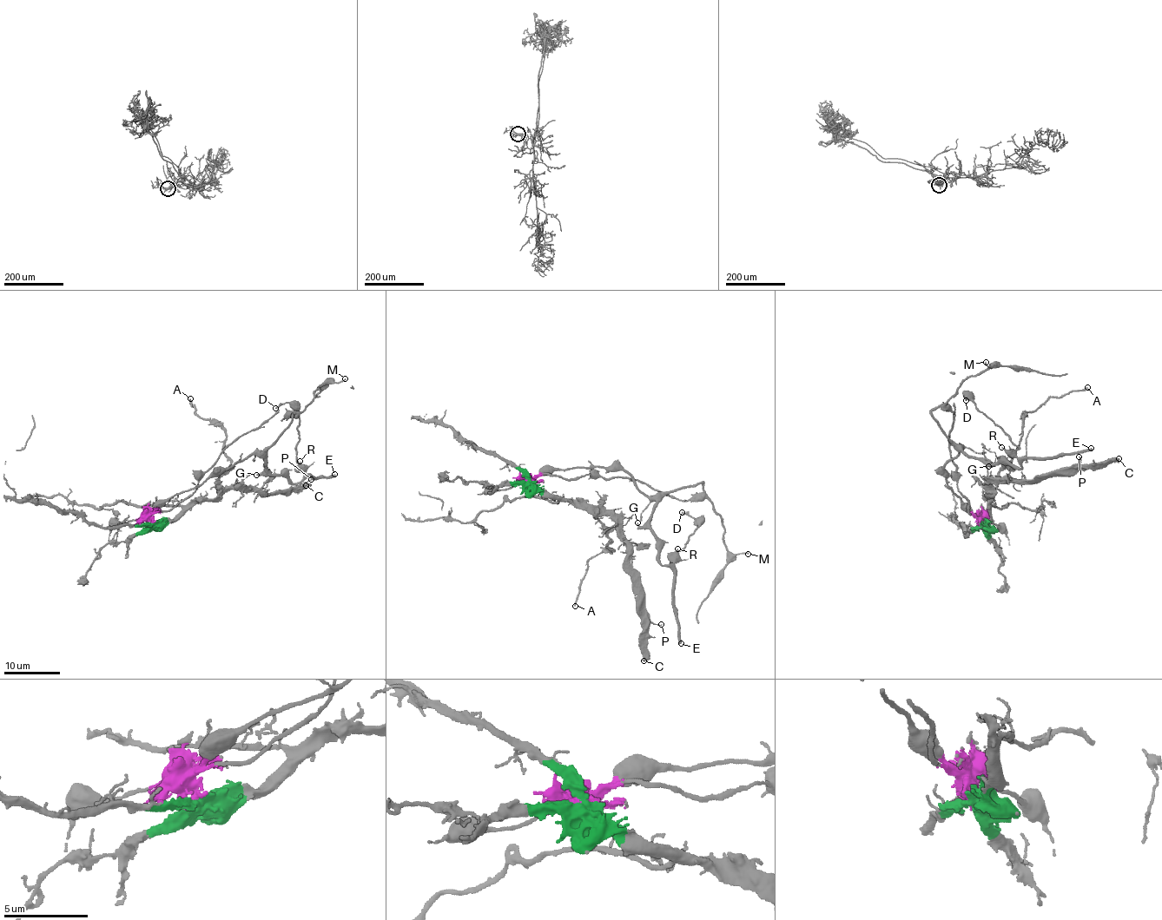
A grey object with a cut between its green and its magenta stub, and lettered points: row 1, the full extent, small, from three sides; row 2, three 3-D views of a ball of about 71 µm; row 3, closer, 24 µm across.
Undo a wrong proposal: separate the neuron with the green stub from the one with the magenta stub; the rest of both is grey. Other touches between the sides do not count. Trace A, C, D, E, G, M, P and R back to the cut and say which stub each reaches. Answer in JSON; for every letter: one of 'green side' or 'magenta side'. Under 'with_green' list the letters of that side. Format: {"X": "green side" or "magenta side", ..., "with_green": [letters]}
{"A": "green side", "C": "green side", "D": "magenta side", "E": "magenta side", "G": "magenta side", "M": "magenta side", "P": "green side", "R": "magenta side", "with_green": ["A", "C", "P"]}

